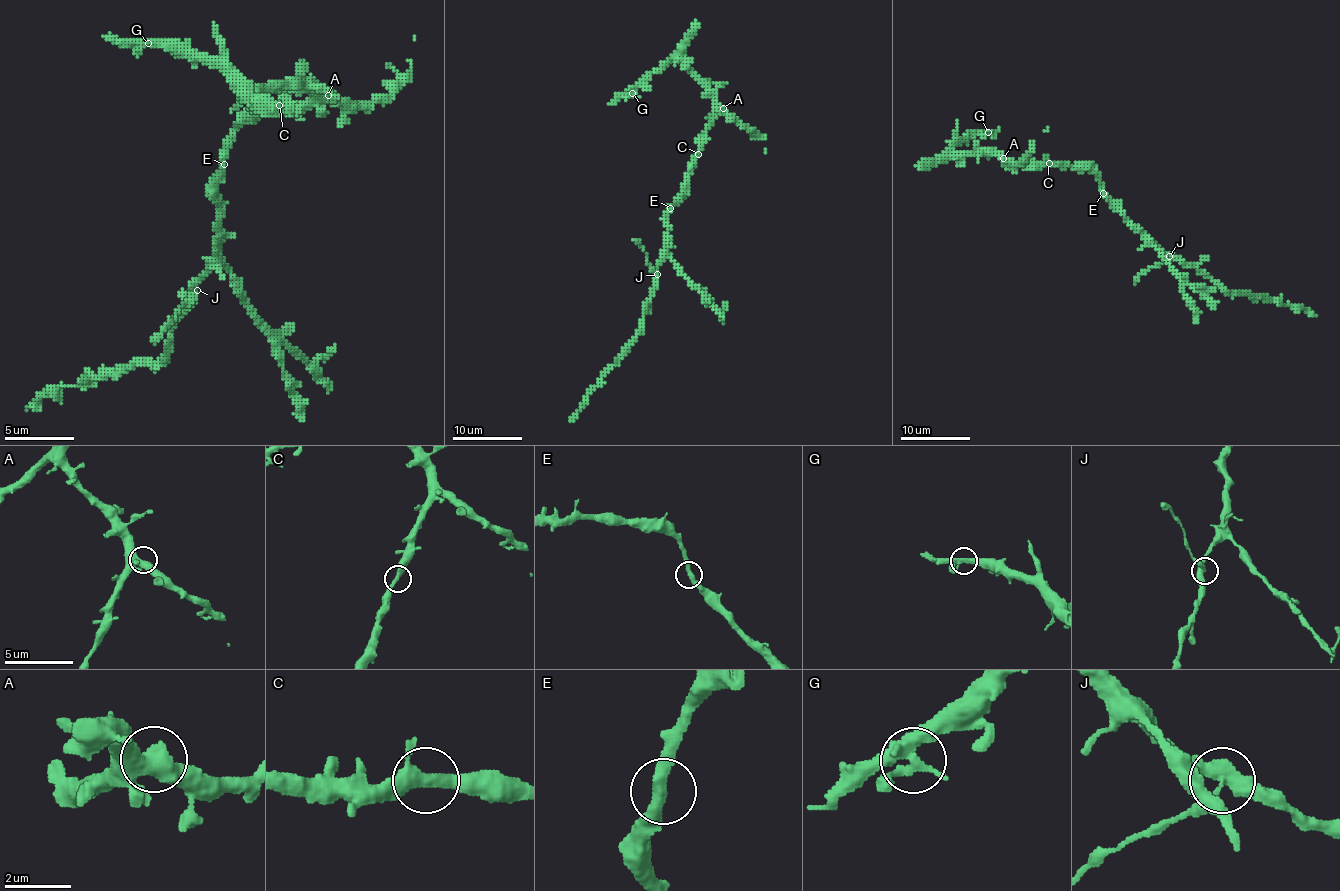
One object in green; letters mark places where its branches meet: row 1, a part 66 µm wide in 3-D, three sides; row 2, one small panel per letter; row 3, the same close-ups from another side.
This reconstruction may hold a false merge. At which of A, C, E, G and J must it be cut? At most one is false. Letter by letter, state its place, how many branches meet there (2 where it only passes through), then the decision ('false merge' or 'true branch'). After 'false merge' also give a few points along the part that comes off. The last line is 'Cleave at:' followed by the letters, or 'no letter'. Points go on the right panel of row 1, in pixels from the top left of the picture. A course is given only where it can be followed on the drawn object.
A: place (1003, 158); branches 3; true branch
C: place (1049, 163); branches 3; true branch
E: place (1103, 193); branches 2; true branch
G: place (988, 132); branches 3; true branch
J: place (1169, 256); branches 3; true branch
Cleave at: no letter

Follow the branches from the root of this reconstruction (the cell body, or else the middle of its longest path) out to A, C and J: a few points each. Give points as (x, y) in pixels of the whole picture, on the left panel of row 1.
A: (221, 164), (227, 157), (231, 137), (255, 112), (266, 109), (311, 109), (328, 95)
C: (221, 164), (227, 157), (227, 147), (234, 133), (255, 112), (279, 105)
J: (221, 164), (221, 182), (217, 185), (217, 258), (196, 282), (196, 289)

